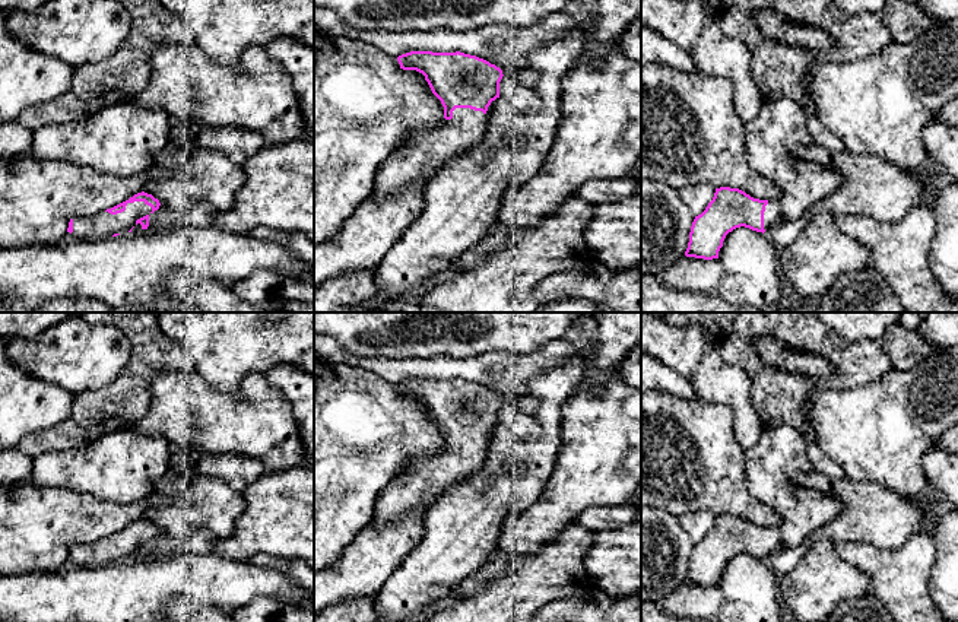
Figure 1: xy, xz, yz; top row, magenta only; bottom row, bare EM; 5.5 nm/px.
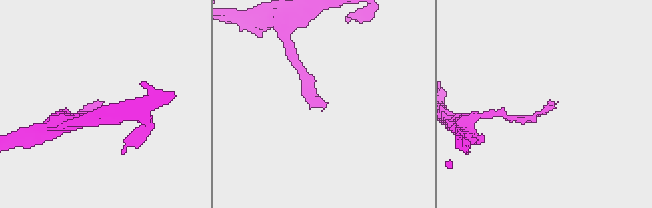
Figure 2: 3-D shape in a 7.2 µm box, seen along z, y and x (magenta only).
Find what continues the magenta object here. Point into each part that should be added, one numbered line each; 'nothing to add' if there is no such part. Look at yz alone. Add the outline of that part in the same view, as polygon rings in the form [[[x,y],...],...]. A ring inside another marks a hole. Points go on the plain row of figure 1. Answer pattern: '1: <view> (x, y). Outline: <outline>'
1: yz (771, 465). Outline: [[[780,425],[764,428],[758,442],[745,451],[746,486],[749,492],[777,511],[783,524],[771,527],[764,539],[764,556],[781,549],[796,548],[813,531],[837,518],[843,502],[816,489],[800,486],[796,482],[799,472],[812,470],[812,463],[806,456],[809,438],[797,432],[793,426]]]

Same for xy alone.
1: xy (101, 552). Outline: [[[145,529],[127,530],[126,537],[117,542],[101,539],[93,543],[74,543],[73,559],[76,567],[92,568],[112,564],[114,561],[126,561],[136,548],[150,542],[152,534]]]

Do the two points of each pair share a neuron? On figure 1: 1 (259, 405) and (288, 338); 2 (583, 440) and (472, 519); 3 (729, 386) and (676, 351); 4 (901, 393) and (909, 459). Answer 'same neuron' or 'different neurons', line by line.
1: different neurons
2: different neurons
3: same neuron
4: same neuron

